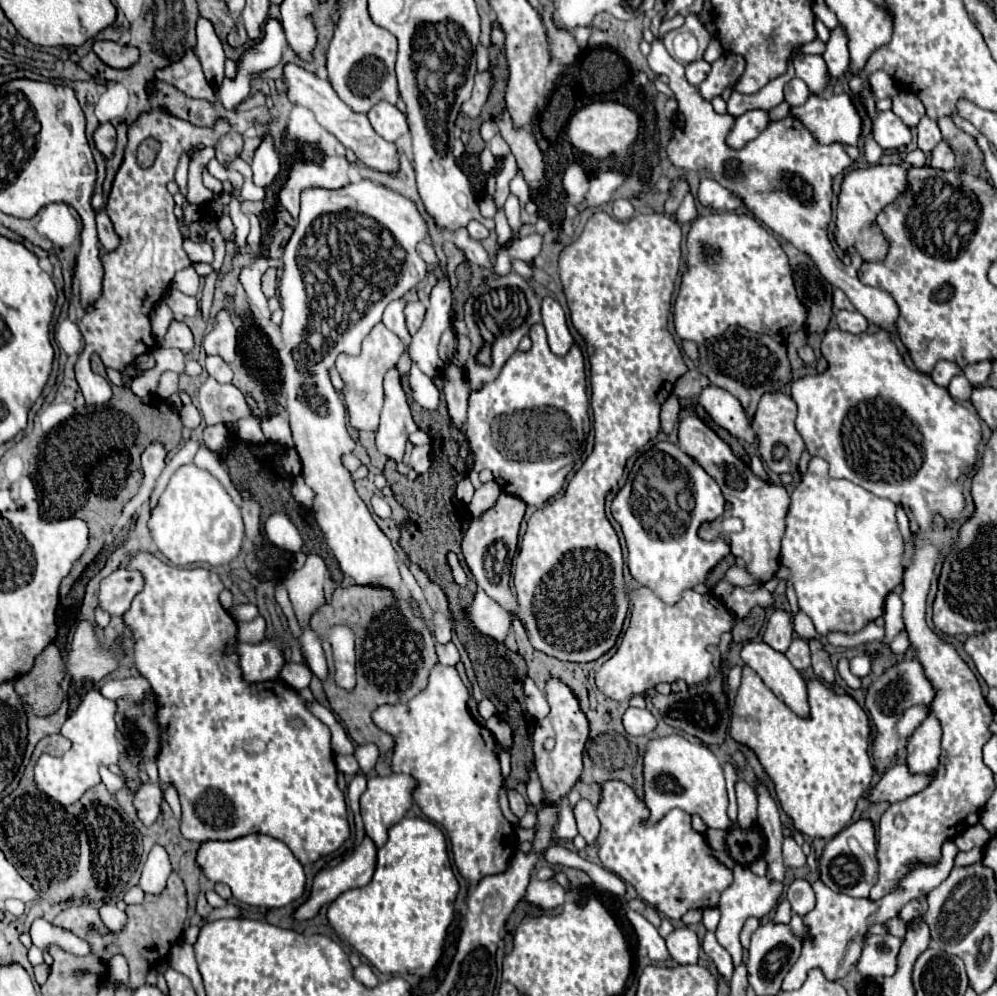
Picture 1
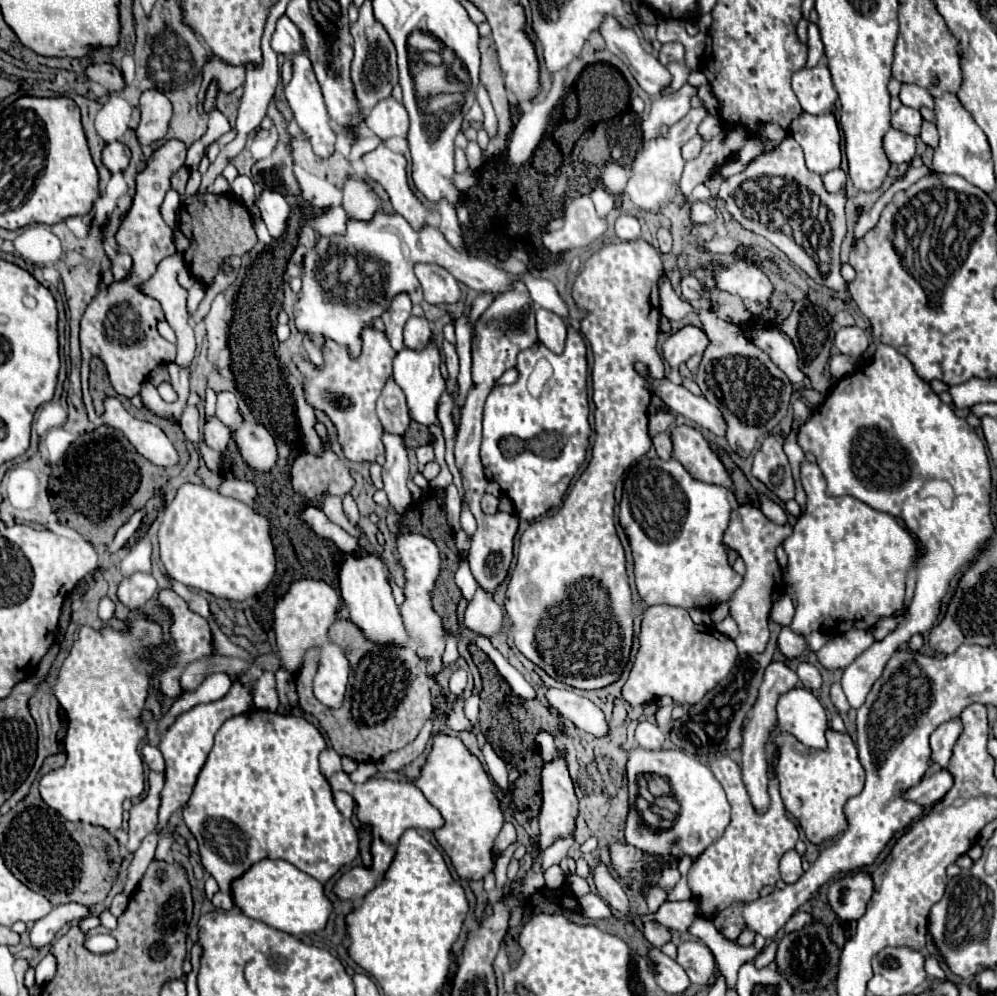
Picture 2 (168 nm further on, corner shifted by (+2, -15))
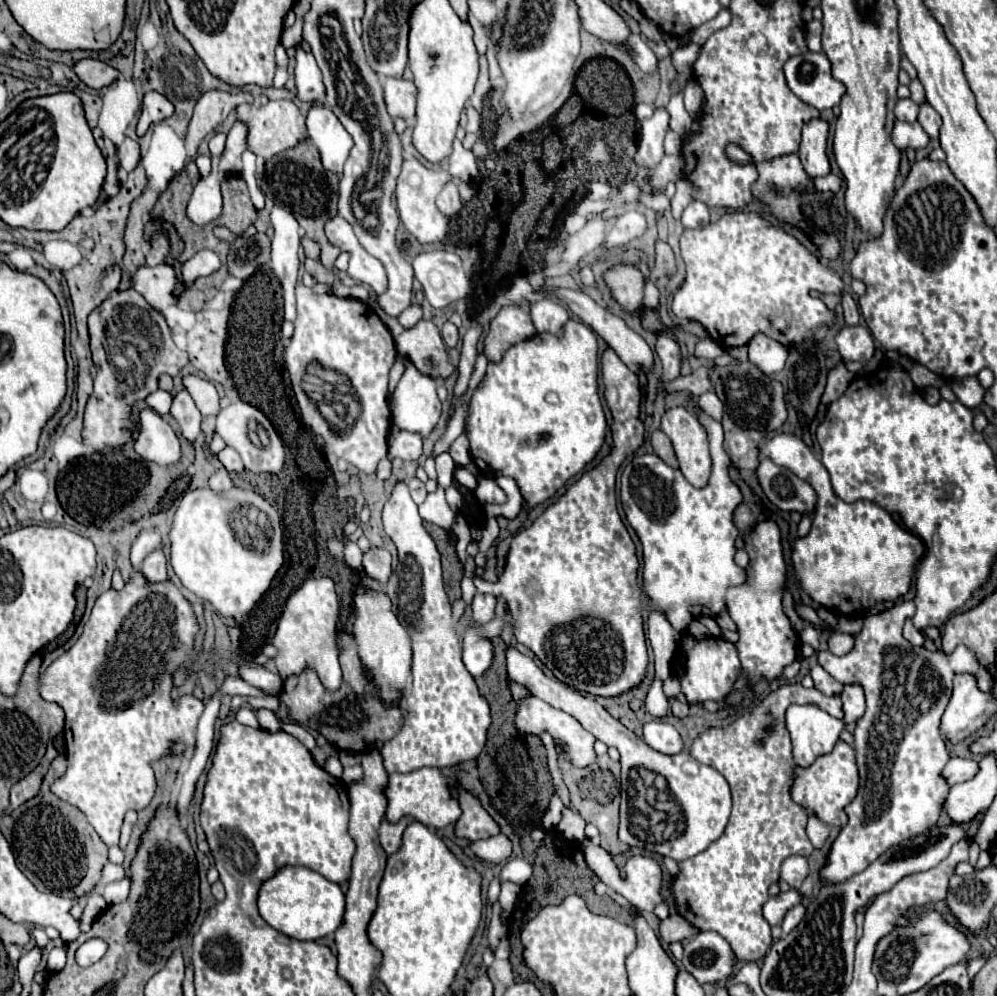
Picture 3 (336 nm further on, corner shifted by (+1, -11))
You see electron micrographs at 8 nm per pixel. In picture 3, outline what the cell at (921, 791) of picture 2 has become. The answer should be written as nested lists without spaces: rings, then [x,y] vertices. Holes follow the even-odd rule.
[[[951,758],[943,770],[943,776],[947,778],[949,786],[971,780],[979,772],[979,762],[971,758]]]

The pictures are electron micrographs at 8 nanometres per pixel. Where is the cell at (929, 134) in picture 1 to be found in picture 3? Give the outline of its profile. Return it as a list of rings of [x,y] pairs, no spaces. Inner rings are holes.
[[[927,102],[919,108],[919,122],[921,122],[921,126],[925,128],[925,132],[927,132],[931,138],[937,138],[937,136],[939,136],[941,116],[939,116]]]

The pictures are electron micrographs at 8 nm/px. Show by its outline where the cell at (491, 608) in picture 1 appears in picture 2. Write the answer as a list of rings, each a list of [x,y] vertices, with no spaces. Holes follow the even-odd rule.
[[[478,588],[478,592],[474,594],[472,602],[466,608],[466,618],[464,624],[474,632],[474,634],[482,634],[482,636],[496,636],[502,630],[502,608],[482,590]]]

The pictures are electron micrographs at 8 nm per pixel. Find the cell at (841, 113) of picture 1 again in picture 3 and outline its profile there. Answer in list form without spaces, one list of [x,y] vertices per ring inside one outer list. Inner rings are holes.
[[[809,120],[803,126],[801,132],[801,148],[799,148],[799,160],[803,164],[803,170],[809,178],[819,178],[829,174],[829,160],[827,160],[827,132],[829,126],[825,120]]]

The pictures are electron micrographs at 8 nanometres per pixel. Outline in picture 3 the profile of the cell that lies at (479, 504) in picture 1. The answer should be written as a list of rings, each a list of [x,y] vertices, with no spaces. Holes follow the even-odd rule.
[[[479,476],[479,486],[475,488],[475,494],[485,504],[503,504],[507,500],[505,492],[495,484],[493,478]]]

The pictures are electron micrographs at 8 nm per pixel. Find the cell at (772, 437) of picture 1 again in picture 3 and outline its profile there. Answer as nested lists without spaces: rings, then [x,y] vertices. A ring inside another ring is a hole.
[[[761,458],[757,468],[759,484],[765,496],[783,512],[799,512],[811,516],[815,512],[817,494],[805,480],[797,478],[791,470],[777,466],[769,458]]]

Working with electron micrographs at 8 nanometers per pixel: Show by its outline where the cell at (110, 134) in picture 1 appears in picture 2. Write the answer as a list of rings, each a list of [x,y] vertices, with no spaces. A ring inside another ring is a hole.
[[[110,142],[102,150],[102,164],[112,172],[122,172],[130,162],[130,150],[122,142]]]

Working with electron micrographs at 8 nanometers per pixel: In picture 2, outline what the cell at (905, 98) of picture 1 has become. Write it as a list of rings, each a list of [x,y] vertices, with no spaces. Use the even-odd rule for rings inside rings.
[[[900,106],[900,110],[892,116],[892,128],[900,130],[900,132],[906,132],[910,136],[918,136],[920,126],[922,126],[922,116],[914,108]]]

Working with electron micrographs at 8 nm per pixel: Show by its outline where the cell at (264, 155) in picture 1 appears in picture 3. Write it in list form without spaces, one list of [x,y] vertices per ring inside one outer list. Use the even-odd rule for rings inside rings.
[[[275,206],[271,212],[275,236],[271,239],[271,270],[283,290],[285,320],[295,320],[295,282],[299,274],[299,224],[291,212]]]

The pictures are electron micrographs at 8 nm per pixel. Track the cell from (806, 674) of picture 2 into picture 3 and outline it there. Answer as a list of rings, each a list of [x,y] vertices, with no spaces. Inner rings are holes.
[[[819,664],[811,670],[811,678],[815,682],[815,688],[825,696],[839,696],[843,692],[843,684],[839,684],[831,674],[827,674]]]

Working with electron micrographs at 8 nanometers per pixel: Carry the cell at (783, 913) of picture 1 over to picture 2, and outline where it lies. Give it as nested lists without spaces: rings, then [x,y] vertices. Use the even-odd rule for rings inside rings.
[[[770,940],[770,942],[766,944],[766,948],[756,956],[754,964],[756,964],[758,968],[760,968],[760,966],[766,966],[768,962],[774,960],[774,956],[776,956],[776,940]]]

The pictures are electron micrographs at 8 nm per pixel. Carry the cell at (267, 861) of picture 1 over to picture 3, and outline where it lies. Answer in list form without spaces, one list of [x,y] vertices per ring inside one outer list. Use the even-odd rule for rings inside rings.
[[[287,866],[267,880],[259,890],[259,914],[275,930],[295,940],[319,940],[343,924],[345,894],[319,872],[305,866]]]

